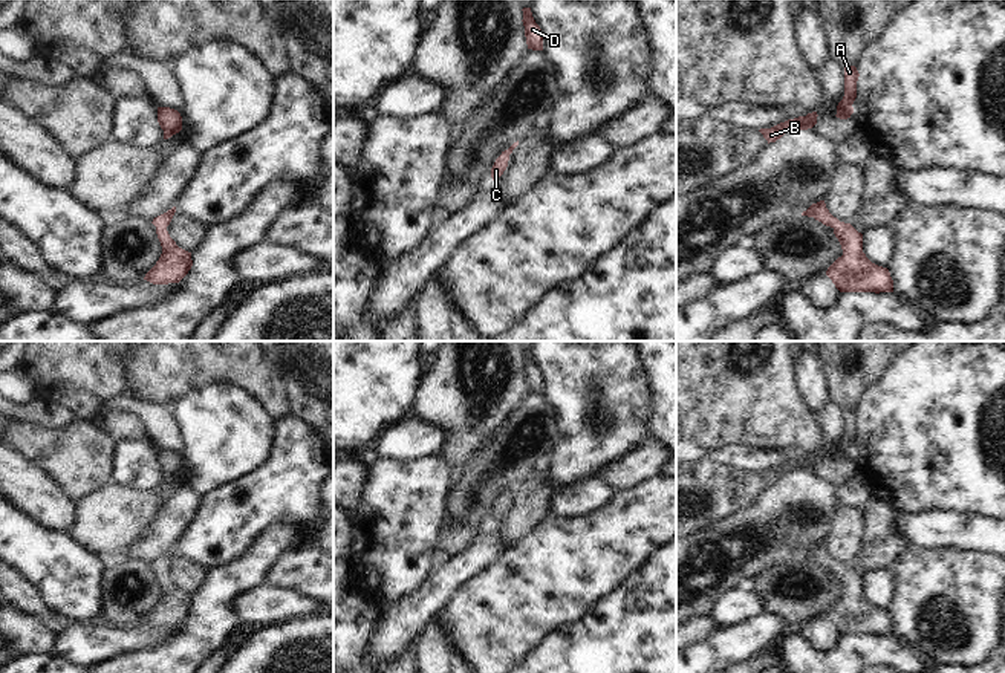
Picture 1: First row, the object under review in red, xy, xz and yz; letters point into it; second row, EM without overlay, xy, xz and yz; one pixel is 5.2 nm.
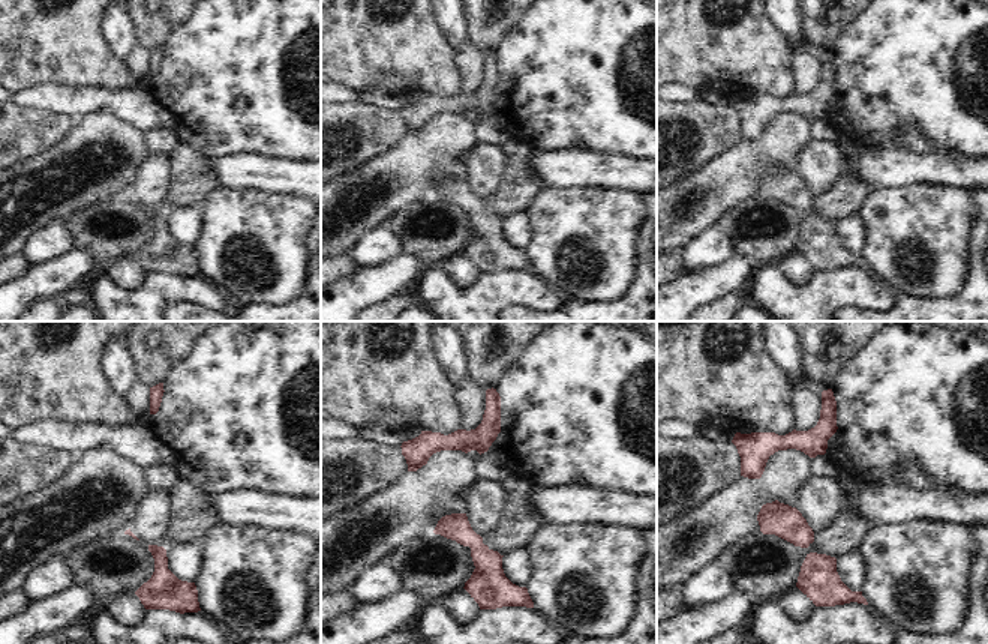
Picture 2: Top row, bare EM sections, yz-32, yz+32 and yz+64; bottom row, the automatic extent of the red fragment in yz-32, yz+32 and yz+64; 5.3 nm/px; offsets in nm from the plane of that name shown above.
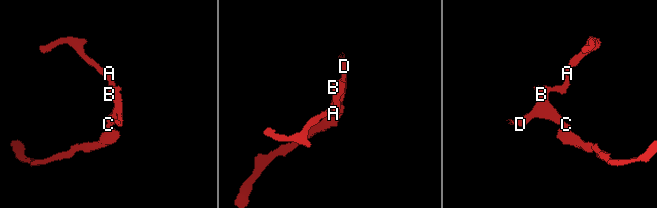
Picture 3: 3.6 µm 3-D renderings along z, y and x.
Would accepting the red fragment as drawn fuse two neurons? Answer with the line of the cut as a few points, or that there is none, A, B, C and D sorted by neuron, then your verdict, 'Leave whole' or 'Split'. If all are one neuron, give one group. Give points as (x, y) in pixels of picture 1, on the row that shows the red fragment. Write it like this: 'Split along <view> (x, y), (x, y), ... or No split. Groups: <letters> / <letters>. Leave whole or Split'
No split. Groups: A B C D. Leave whole

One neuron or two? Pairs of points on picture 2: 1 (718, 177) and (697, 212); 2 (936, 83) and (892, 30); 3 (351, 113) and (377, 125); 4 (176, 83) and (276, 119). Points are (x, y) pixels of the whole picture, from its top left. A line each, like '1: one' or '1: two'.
1: one
2: one
3: one
4: one

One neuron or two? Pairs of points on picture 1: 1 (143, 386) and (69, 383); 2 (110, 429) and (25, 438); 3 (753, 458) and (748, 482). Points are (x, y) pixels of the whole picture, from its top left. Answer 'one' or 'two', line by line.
1: two
2: two
3: two

